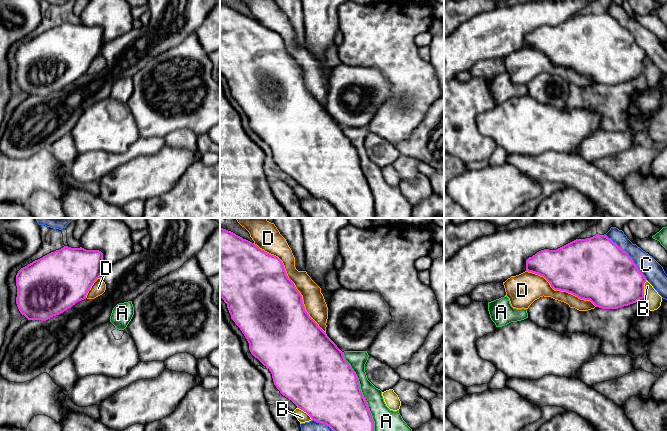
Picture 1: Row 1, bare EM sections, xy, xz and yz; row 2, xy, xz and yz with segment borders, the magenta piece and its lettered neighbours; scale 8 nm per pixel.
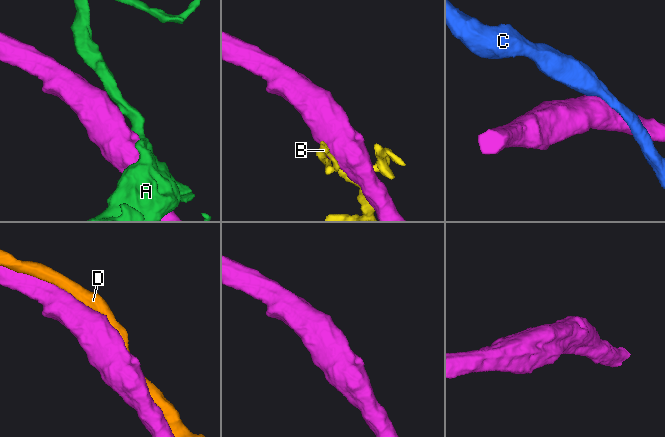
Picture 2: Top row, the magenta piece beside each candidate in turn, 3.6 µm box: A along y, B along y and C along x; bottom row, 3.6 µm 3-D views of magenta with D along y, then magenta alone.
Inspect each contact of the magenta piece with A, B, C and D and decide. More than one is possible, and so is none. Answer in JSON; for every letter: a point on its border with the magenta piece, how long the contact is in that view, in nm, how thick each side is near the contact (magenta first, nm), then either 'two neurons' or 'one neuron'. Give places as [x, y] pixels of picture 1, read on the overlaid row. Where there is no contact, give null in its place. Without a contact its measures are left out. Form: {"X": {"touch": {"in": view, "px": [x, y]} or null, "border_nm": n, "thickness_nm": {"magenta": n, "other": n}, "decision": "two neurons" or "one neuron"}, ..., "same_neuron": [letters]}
{"A": {"touch": {"in": "xz", "px": [360, 391]}, "border_nm": 700, "thickness_nm": {"magenta": 500, "other": 160}, "decision": "two neurons"}, "B": {"touch": {"in": "yz", "px": [643, 289]}, "border_nm": 150, "thickness_nm": {"magenta": 440, "other": 120}, "decision": "two neurons"}, "C": {"touch": {"in": "yz", "px": [628, 255]}, "border_nm": 500, "thickness_nm": {"magenta": 480, "other": 160}, "decision": "two neurons"}, "D": {"touch": {"in": "xz", "px": [293, 283]}, "border_nm": 950, "thickness_nm": {"magenta": 500, "other": 170}, "decision": "one neuron"}, "same_neuron": ["D"]}

